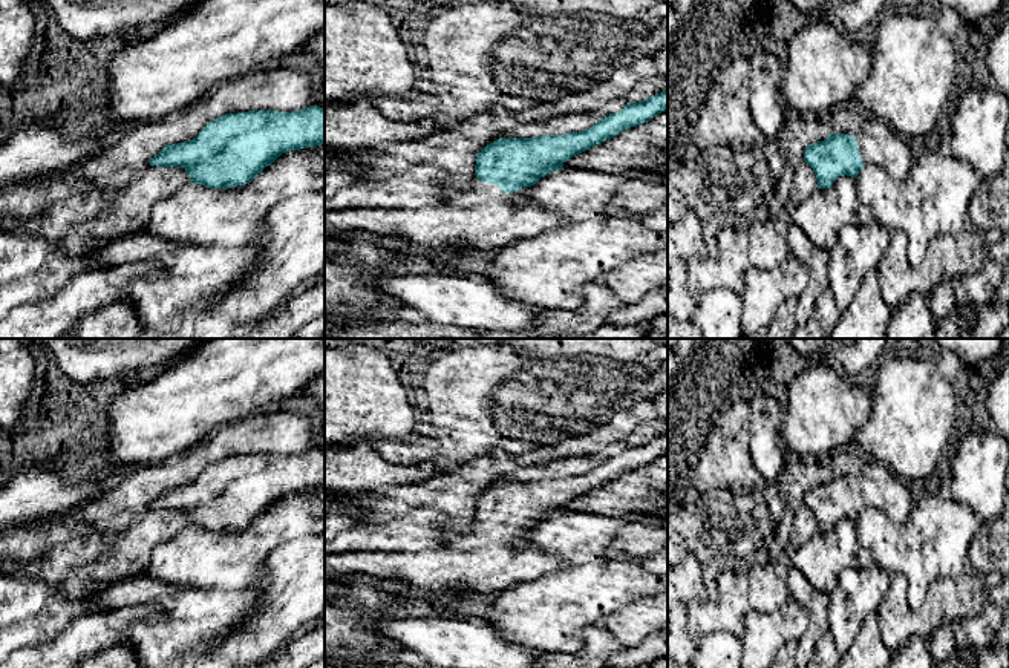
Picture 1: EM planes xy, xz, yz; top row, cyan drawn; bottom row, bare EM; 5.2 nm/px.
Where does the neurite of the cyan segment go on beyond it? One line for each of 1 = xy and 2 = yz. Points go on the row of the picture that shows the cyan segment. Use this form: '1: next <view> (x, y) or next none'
1: next none
2: next yz (879, 144)

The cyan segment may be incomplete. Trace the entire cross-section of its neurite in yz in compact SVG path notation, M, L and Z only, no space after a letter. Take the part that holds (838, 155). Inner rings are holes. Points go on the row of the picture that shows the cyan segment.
M880 120L865 121L854 135L831 133L804 150L818 179L818 188L830 188L839 176L856 178L868 165L880 167L894 181L905 181L916 156L903 138Z

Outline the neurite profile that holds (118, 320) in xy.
M116 302L84 317L67 339L141 339L144 331L133 303Z

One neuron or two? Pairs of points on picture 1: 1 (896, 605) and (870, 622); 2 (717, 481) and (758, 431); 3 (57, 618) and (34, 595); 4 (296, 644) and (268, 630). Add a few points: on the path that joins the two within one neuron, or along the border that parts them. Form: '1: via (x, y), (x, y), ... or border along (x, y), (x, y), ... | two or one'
1: border along (876, 613), (879, 635), (890, 651) | two
2: border along (746, 429), (751, 461), (763, 475) | two
3: border along (63, 596), (54, 595), (35, 613), (16, 622) | two
4: border along (308, 619), (280, 647), (271, 651) | two

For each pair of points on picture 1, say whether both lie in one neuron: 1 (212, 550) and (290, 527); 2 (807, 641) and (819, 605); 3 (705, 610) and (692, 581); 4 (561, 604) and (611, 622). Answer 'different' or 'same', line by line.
1: same
2: same
3: different
4: different

